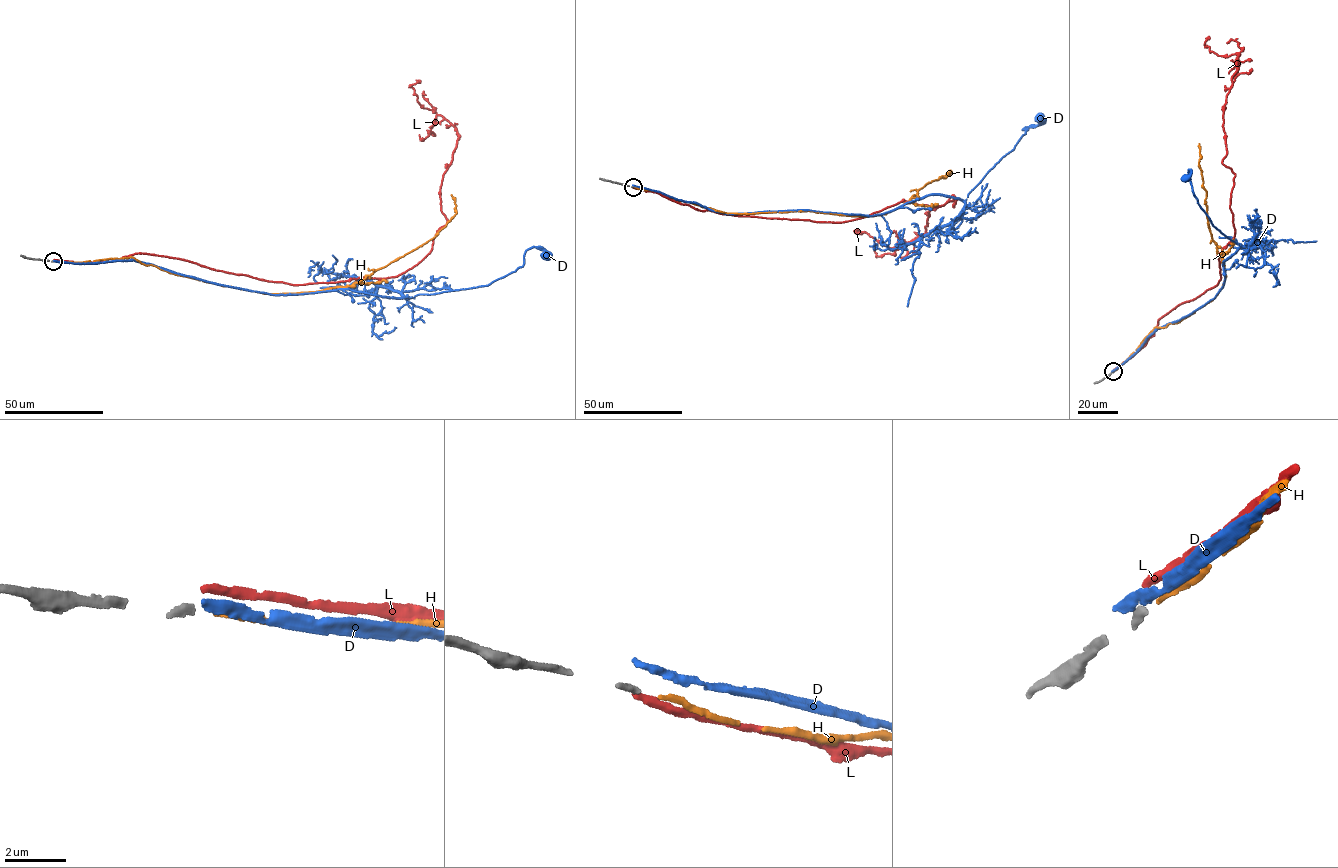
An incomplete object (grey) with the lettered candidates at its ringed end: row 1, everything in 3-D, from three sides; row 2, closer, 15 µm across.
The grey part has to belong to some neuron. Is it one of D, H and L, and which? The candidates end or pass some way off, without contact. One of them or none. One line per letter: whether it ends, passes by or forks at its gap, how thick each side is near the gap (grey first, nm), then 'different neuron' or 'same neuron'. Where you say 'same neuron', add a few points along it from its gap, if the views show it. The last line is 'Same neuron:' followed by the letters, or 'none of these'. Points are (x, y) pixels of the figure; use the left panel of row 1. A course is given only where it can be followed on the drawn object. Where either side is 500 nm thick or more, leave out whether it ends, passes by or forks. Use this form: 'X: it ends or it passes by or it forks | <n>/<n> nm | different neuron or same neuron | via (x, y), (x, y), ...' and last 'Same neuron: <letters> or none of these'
D: it ends | 220/360 nm | different neuron
H: it ends | 220/160 nm | same neuron | via (54, 261), (134, 257), (220, 285), (274, 294), (317, 292), (350, 286), (431, 239), (456, 213), (451, 194)
L: it ends | 220/260 nm | different neuron
Same neuron: H

